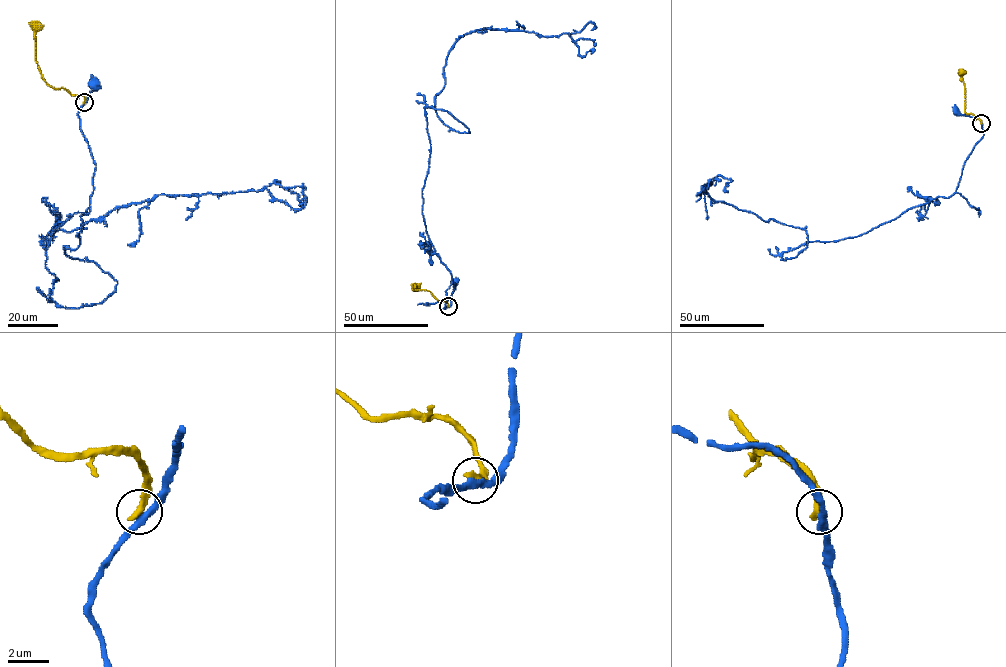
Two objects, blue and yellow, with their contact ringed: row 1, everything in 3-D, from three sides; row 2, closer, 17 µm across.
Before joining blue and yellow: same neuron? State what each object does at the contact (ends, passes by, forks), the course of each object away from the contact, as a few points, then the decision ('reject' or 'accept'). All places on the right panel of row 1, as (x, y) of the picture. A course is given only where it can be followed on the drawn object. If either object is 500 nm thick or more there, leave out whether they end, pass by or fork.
blue passes by; yellow ends; course blue (981, 123), (977, 117), (956, 112); course yellow (981, 123), (972, 114), (965, 112), (961, 72); reject

